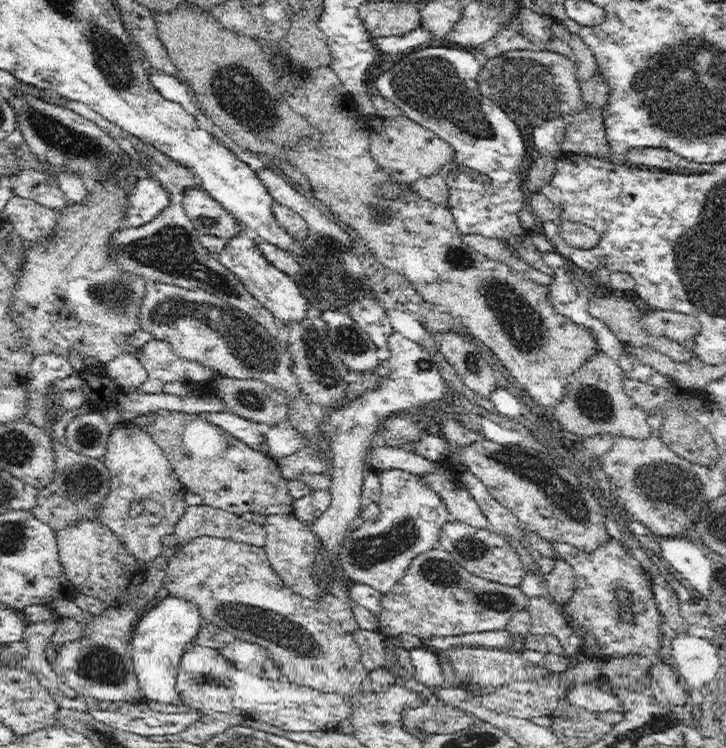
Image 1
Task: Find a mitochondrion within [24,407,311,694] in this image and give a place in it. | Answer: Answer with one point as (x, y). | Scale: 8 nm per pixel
(102, 664)

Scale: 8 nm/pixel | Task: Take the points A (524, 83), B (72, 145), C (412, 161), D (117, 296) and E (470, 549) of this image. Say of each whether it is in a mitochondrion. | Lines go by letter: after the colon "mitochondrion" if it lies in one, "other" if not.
A: mitochondrion
B: mitochondrion
C: other
D: mitochondrion
E: mitochondrion

